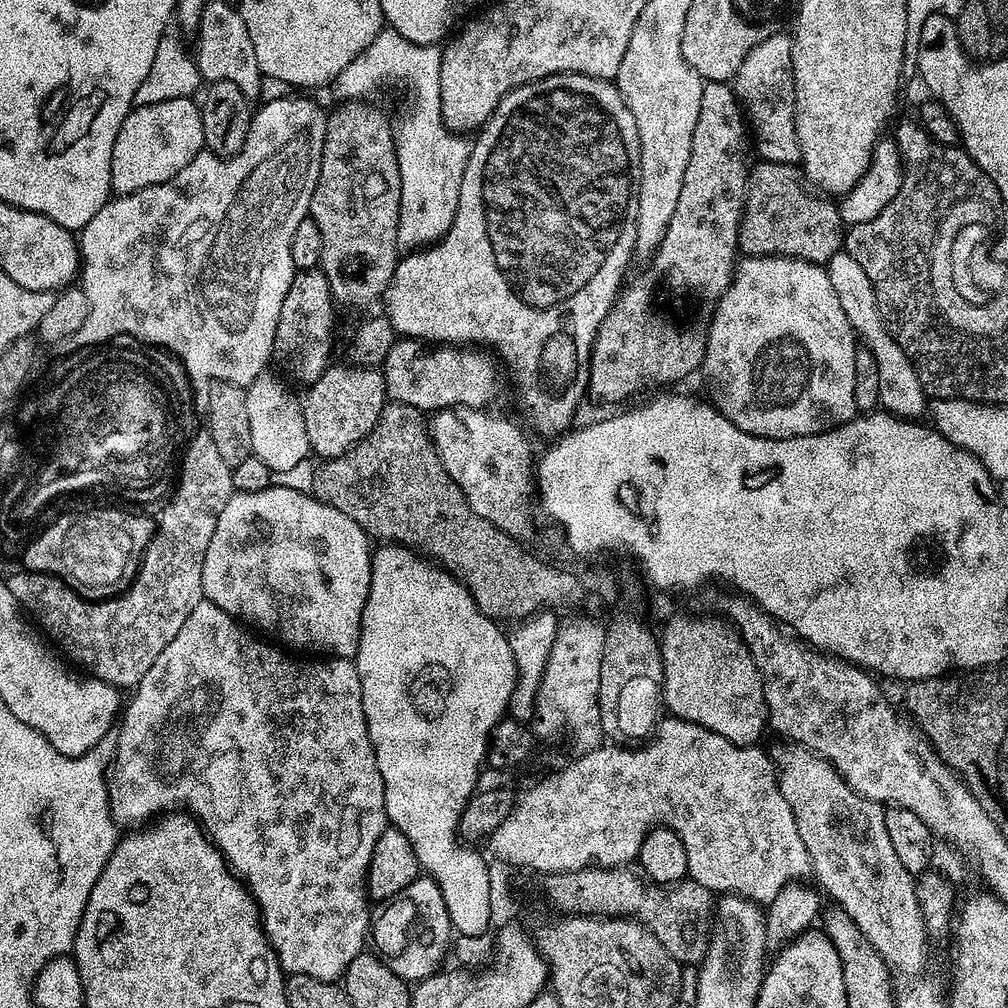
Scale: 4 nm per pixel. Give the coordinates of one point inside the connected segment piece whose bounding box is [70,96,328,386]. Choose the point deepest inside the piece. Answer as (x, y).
(198, 267)

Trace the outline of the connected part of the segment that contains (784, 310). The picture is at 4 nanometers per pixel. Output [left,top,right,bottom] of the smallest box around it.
[702,256,858,440]

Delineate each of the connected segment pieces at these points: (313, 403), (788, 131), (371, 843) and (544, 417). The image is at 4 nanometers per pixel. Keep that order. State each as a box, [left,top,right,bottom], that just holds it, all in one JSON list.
[[302,363,386,460],[731,31,800,164],[106,600,389,982],[382,72,640,438]]

